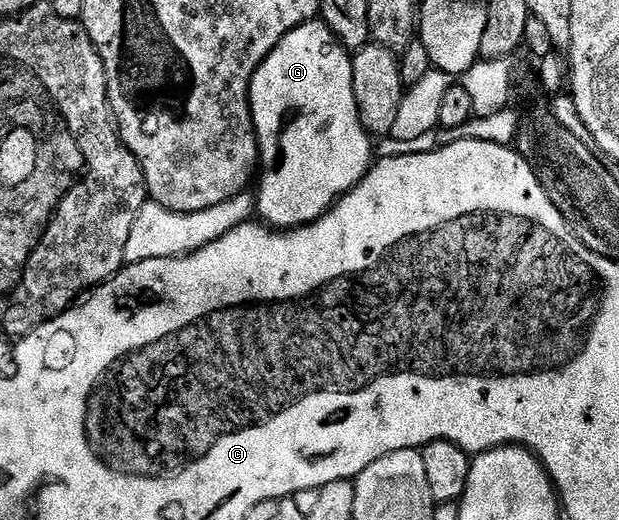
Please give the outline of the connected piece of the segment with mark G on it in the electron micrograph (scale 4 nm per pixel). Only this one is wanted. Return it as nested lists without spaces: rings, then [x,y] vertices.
[[[323,20],[308,21],[294,31],[290,31],[278,43],[278,47],[274,47],[274,51],[270,51],[270,55],[266,55],[266,59],[258,67],[258,71],[254,71],[254,79],[250,83],[250,91],[248,92],[248,106],[252,109],[252,122],[260,148],[258,166],[260,190],[255,190],[254,193],[254,209],[258,217],[260,213],[259,220],[263,224],[277,231],[297,229],[299,225],[309,225],[312,221],[316,221],[323,213],[327,213],[345,193],[349,193],[367,175],[374,164],[374,156],[372,157],[373,138],[364,129],[362,119],[358,115],[358,103],[354,99],[352,57],[349,50],[345,49],[335,35],[328,30],[328,26],[324,24]]]

